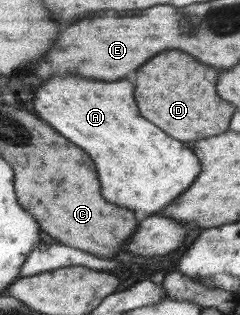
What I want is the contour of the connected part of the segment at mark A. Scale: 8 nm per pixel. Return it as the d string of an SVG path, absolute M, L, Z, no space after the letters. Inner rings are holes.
M72 74L52 76L33 92L35 112L52 128L56 128L60 134L64 134L68 140L72 140L76 146L88 152L88 156L96 162L96 172L102 184L102 196L106 200L146 214L156 214L160 208L170 204L176 196L180 196L180 193L196 180L196 176L202 170L198 158L192 154L190 148L186 148L180 140L172 140L168 134L164 134L160 128L156 128L152 122L144 120L138 114L132 92L134 92L134 84L128 80L98 82L98 80L80 78Z

